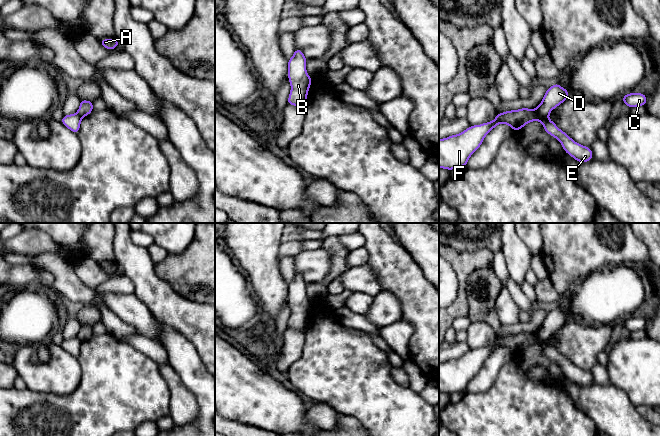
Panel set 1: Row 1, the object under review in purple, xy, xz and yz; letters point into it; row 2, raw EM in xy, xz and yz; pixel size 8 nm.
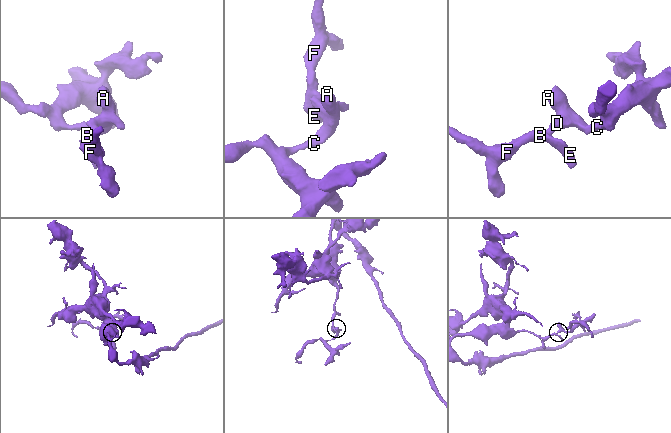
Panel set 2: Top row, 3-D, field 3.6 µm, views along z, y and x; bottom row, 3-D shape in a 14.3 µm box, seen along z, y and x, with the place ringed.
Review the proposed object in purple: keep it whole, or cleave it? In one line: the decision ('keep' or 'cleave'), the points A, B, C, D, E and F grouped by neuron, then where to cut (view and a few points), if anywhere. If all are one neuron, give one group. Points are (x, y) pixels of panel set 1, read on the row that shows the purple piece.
cleave | A C D / B E F | yz (535, 110), (540, 115), (547, 117)

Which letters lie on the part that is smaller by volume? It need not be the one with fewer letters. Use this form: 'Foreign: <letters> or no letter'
Foreign: A, C, D

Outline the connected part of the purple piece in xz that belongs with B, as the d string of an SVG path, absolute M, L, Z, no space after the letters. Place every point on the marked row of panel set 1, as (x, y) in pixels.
M295 49L294 55L288 60L288 80L291 91L287 103L299 108L304 108L312 83L306 71L306 62L307 59L300 49Z

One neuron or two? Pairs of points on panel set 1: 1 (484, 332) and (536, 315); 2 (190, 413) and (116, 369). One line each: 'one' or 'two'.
1: two
2: two

